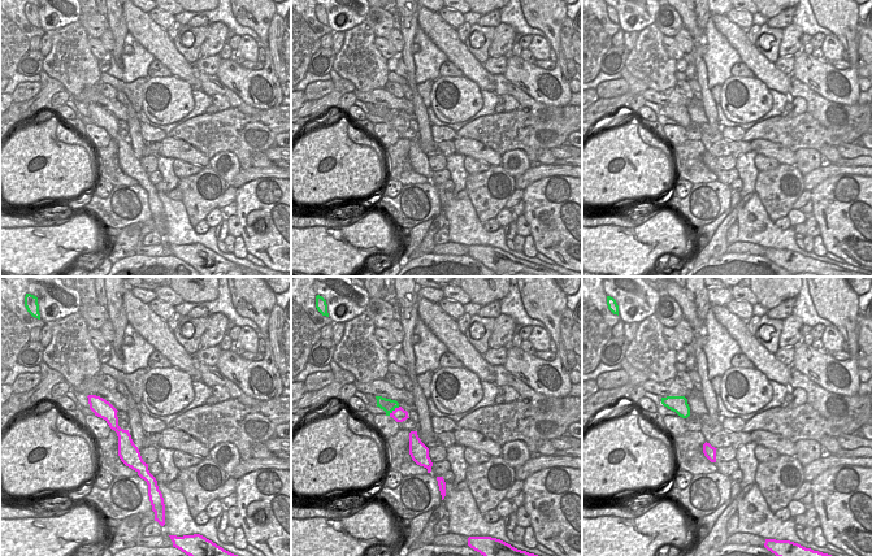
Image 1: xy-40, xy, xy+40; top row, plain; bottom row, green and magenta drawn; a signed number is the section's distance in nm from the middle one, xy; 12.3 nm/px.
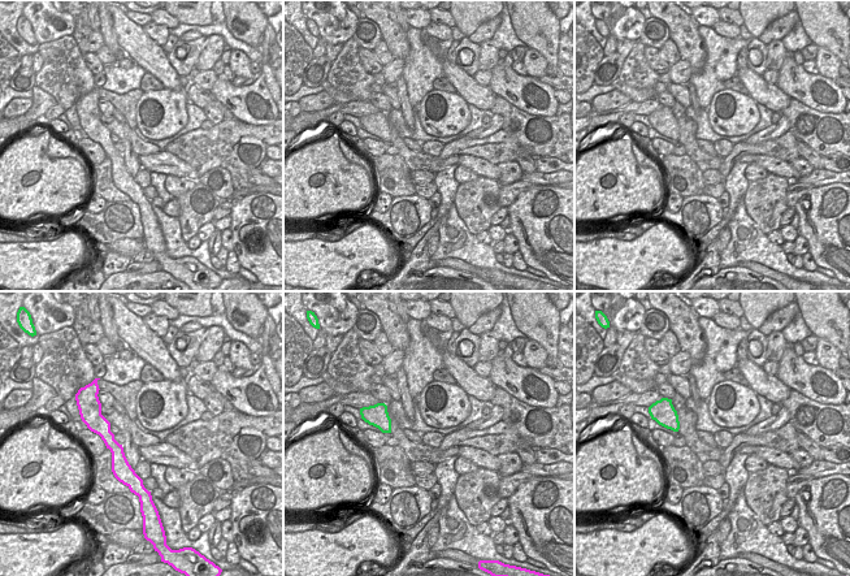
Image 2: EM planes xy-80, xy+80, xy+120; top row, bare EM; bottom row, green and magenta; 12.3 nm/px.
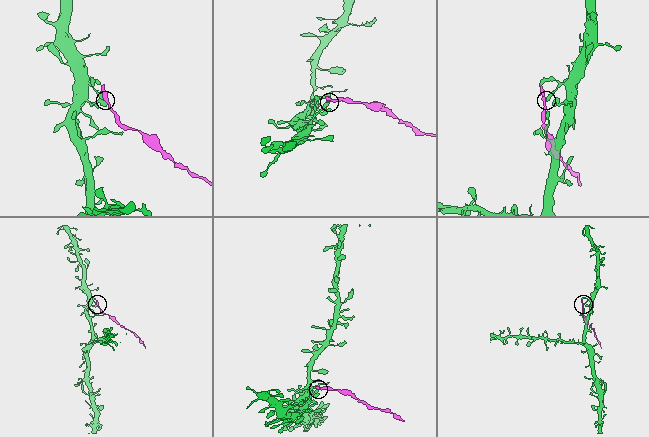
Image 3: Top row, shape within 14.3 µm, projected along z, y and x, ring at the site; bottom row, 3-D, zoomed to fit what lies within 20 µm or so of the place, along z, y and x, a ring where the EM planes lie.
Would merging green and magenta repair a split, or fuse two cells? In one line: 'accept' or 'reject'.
reject

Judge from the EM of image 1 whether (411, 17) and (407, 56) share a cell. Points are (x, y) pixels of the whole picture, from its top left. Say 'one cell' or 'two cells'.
one cell

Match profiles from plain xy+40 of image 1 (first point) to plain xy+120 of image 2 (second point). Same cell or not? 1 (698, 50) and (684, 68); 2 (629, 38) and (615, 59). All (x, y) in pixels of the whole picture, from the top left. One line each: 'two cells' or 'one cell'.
1: one cell
2: two cells

